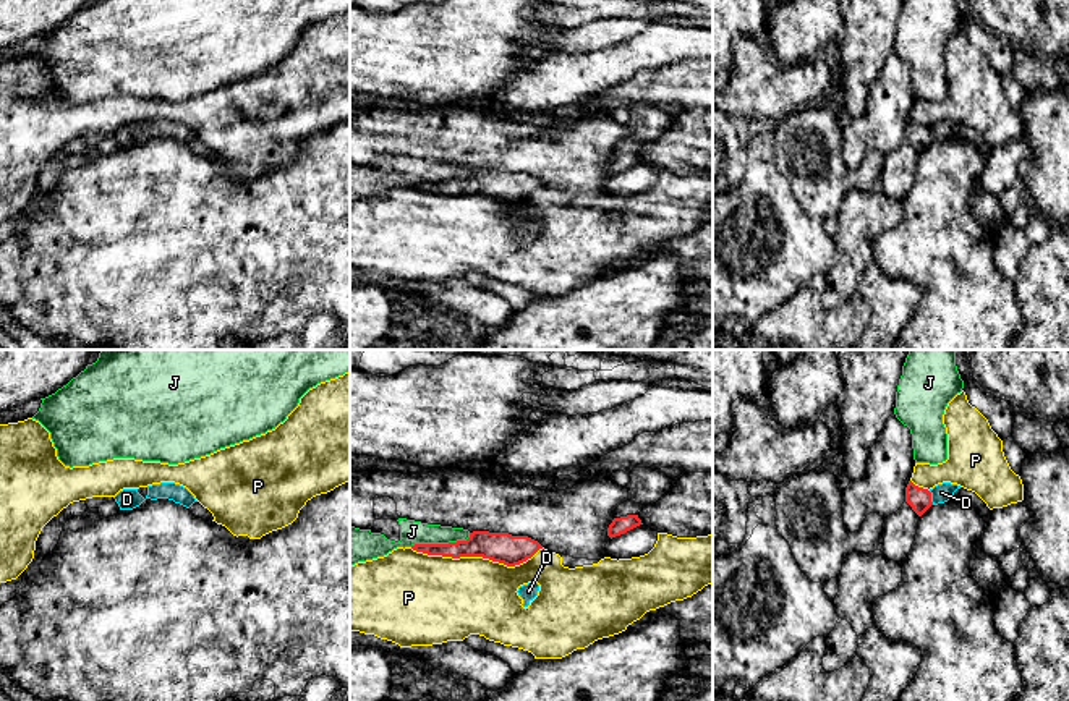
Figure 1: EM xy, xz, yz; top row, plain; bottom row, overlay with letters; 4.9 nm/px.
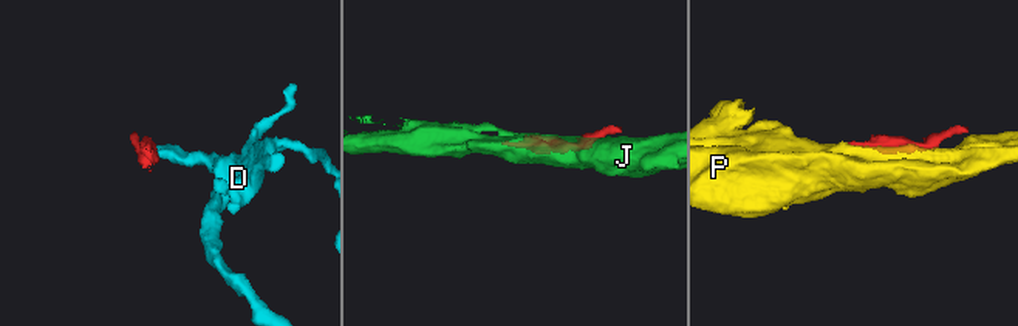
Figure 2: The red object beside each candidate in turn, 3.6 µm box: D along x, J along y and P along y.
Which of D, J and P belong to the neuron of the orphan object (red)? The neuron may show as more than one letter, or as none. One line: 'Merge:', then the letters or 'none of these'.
Merge: D

